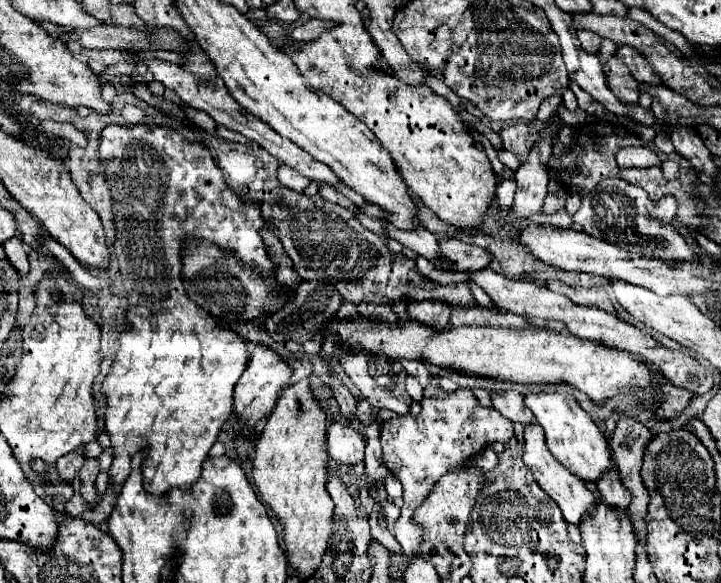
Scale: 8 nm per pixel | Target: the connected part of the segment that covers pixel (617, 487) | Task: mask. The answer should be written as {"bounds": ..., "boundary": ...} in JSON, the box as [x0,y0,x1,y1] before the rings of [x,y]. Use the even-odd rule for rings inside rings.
{"bounds":[597,469,631,509],"boundary":[[[615,469],[607,471],[597,483],[599,483],[597,491],[599,491],[601,503],[607,503],[609,507],[615,507],[615,509],[627,509],[629,507],[631,493],[623,487],[623,483],[619,479],[619,471],[615,471]]]}

